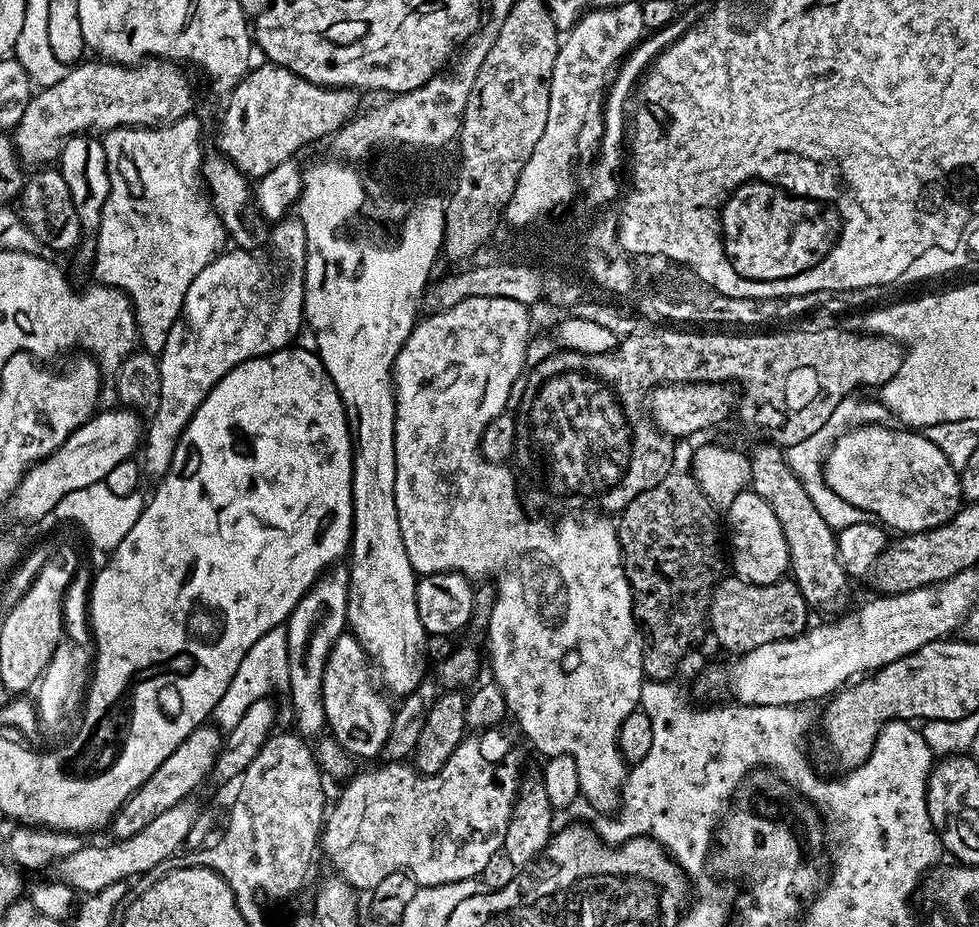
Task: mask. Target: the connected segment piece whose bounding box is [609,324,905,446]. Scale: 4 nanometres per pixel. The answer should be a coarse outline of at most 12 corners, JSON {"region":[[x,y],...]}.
{"region":[[840,328],[652,332],[609,352],[635,398],[740,380],[741,422],[789,446],[905,349]]}

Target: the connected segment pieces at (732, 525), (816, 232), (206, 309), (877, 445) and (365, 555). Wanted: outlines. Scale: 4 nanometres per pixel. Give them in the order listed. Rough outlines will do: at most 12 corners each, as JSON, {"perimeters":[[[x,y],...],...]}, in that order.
{"perimeters":[[[747,490],[726,509],[730,568],[748,584],[789,571],[786,534]],[[748,176],[718,200],[716,244],[752,284],[822,266],[838,200]],[[306,230],[269,231],[280,280],[225,250],[190,282],[158,354],[142,472],[168,473],[198,406],[234,366],[305,327]],[[862,425],[824,476],[896,534],[942,526],[960,477],[926,435]],[[352,500],[347,627],[393,697],[426,677],[396,500]]]}

